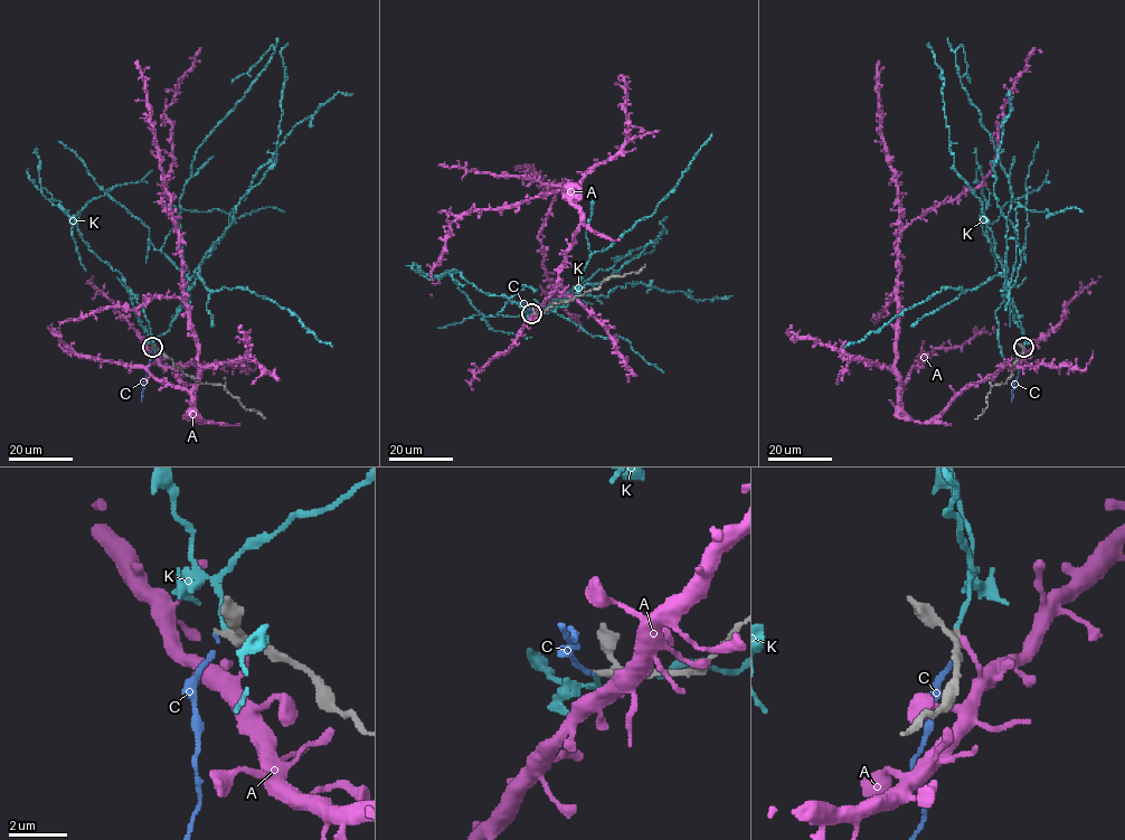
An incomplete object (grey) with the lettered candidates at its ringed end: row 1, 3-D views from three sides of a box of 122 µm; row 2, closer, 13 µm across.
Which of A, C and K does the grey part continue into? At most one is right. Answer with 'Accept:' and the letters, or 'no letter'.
Accept: no letter

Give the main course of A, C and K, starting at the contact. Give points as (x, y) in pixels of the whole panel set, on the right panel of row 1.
A: (1024, 348), (1014, 366), (971, 384), (929, 421), (901, 408), (899, 234), (981, 183), (1014, 81), (1042, 52)
C: (1023, 348), (1012, 402)
K: (1023, 347), (1010, 303), (1020, 264), (1008, 217), (1009, 179), (961, 82), (960, 46), (970, 82)

